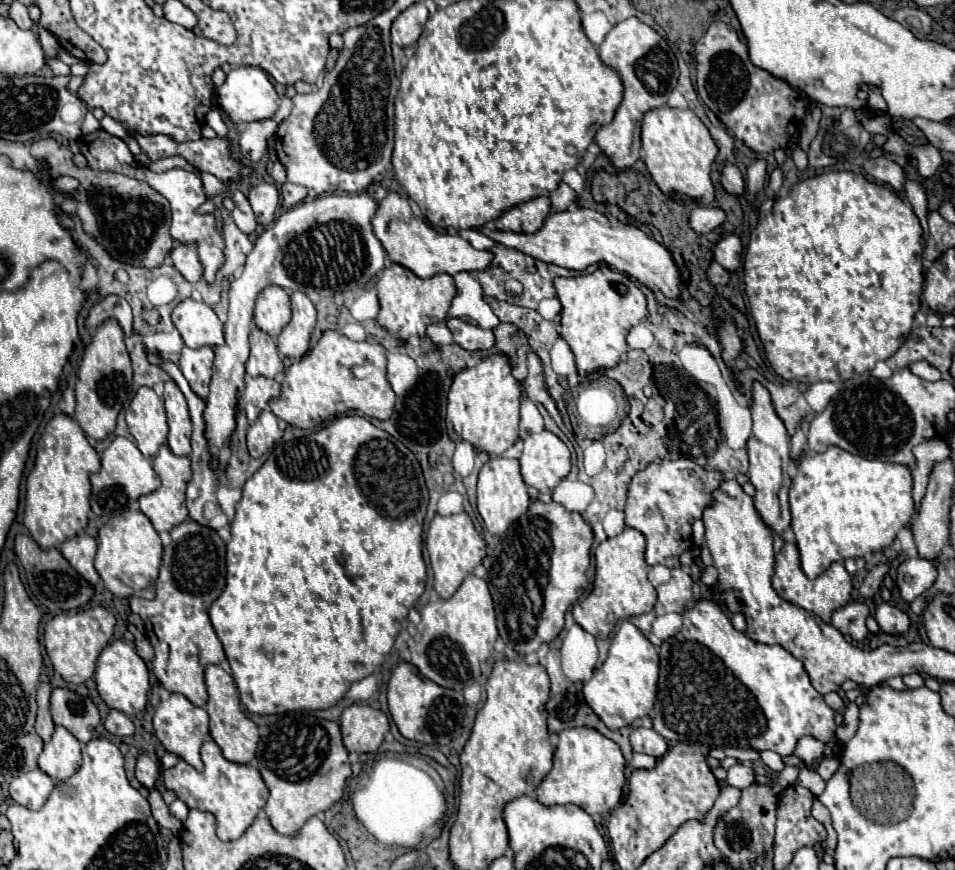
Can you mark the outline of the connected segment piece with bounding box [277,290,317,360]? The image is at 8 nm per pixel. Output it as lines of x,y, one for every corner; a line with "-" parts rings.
299,290
291,294
291,306
293,306
293,318
279,334
277,350
287,358
299,360
309,350
309,338
315,328
317,312
307,294

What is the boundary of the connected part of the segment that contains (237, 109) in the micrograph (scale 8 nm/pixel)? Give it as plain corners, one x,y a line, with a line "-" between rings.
243,66
243,68
233,68
227,74
227,80
221,88
217,88
217,104
223,108
233,122
253,122
253,120
263,120
263,118
273,118
277,110
277,90
271,84
269,76
255,66

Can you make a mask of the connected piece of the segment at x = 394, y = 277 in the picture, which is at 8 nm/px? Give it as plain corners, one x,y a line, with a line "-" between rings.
389,264
383,270
381,280
377,282
377,294
381,304
377,322
399,342
407,342
411,336
423,338
429,324
435,324
447,318
447,310
451,306
453,294
457,294
457,288
449,274
437,274
429,280
423,280
423,278
417,278
405,266

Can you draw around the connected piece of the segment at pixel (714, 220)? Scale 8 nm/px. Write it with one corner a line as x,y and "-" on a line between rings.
695,208
689,216
689,222
691,222
691,228
699,234
711,232
713,228
725,222
725,212
719,208

